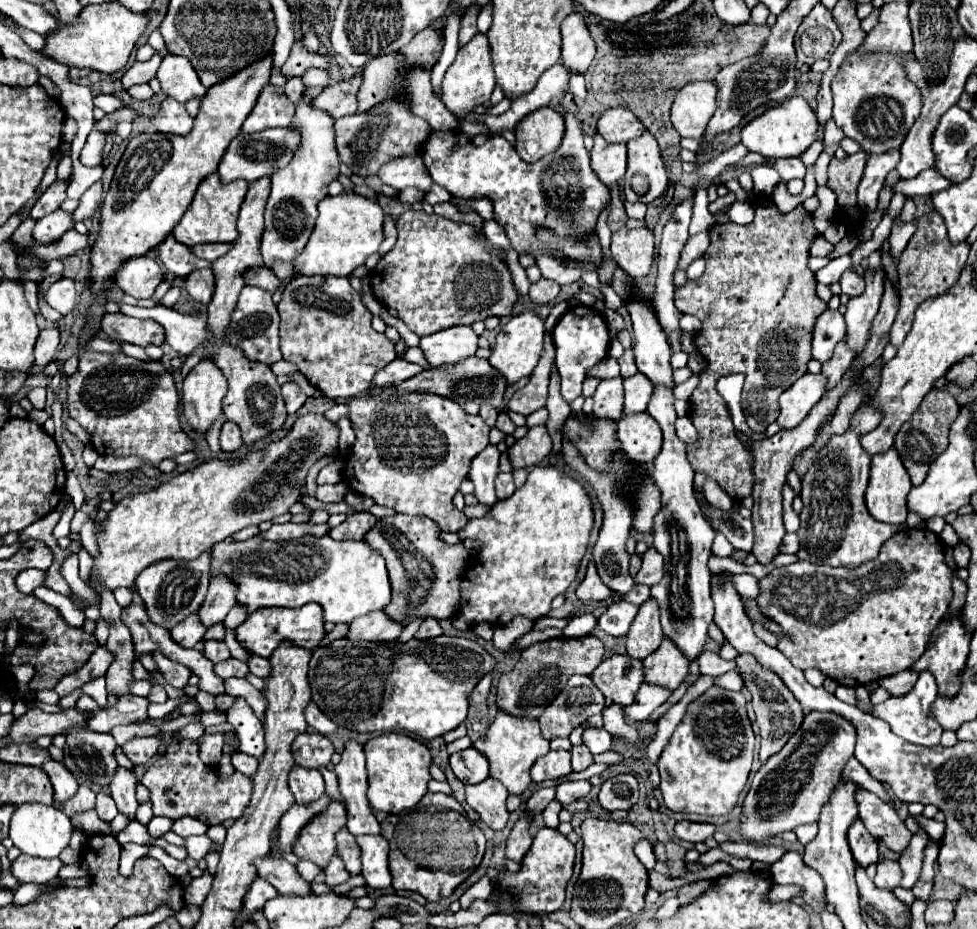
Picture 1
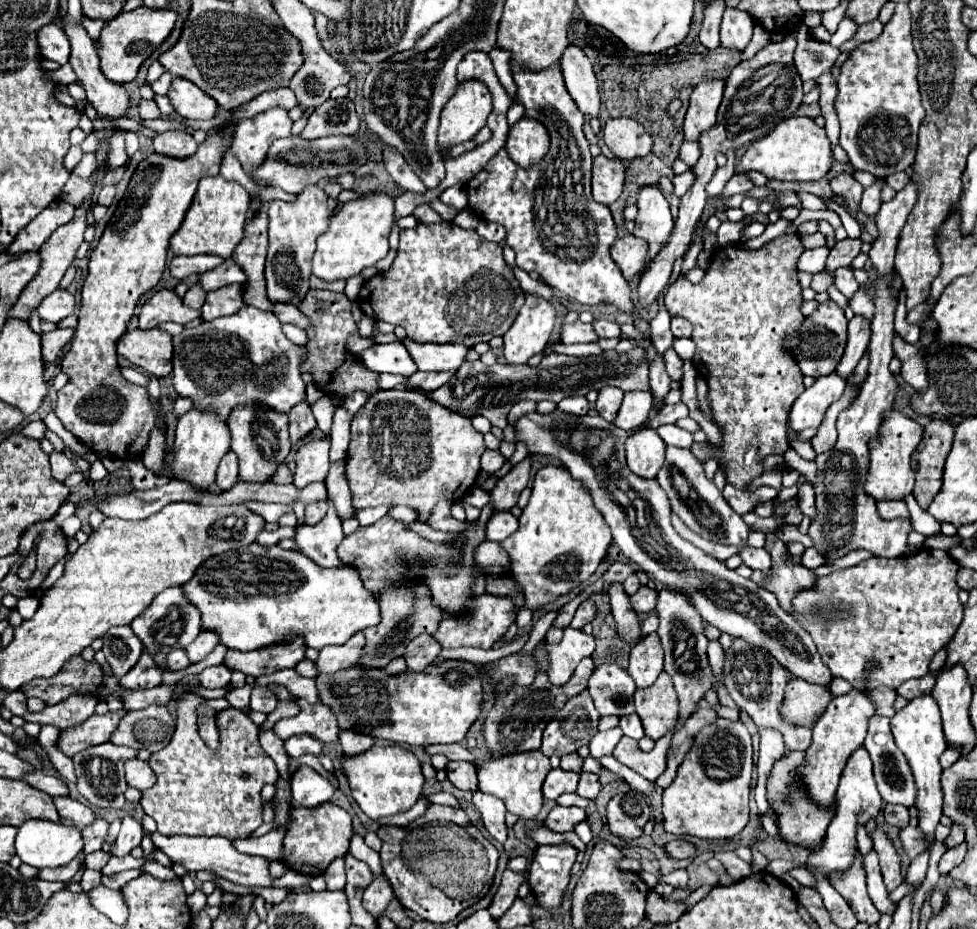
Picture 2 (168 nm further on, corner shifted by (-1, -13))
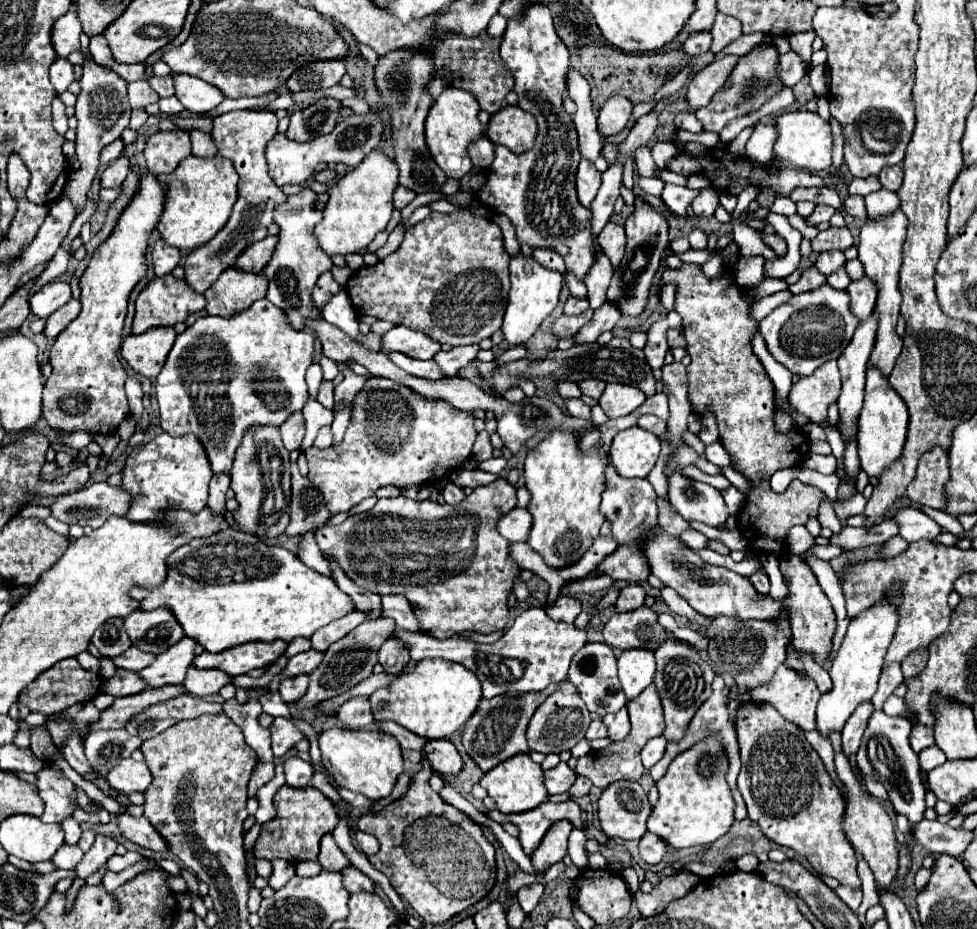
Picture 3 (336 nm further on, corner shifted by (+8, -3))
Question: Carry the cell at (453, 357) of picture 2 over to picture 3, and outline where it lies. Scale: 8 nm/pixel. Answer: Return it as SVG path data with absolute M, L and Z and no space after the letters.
M395 325L391 331L383 333L381 347L385 353L403 353L411 359L433 359L441 351L441 343L425 337L423 333L411 331L405 325Z

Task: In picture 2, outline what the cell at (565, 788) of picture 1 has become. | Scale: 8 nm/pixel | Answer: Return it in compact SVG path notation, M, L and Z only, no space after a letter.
M556 805L556 807L548 813L544 825L546 825L548 829L552 829L552 831L564 833L564 831L572 831L574 825L580 823L580 821L584 821L584 819L586 819L586 811L584 811L584 809L580 809L580 807L562 807L562 805Z

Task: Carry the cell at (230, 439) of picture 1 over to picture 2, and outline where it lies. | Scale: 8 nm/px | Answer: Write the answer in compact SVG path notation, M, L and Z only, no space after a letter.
M230 449L230 451L222 457L222 461L220 461L220 465L218 465L216 483L218 483L218 487L224 491L224 489L230 489L230 487L236 483L236 479L238 479L238 457L236 457L234 451Z

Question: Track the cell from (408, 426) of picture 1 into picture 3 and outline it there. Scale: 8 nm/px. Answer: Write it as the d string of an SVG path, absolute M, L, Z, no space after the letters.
M373 377L353 399L353 417L343 441L335 447L327 449L311 447L309 451L305 451L305 457L309 461L309 481L313 481L313 485L317 485L317 489L323 493L325 505L329 505L329 511L333 515L349 511L363 499L375 495L375 491L383 485L395 485L403 489L415 483L429 483L433 481L435 463L441 463L447 471L453 473L459 461L467 461L471 457L471 449L477 437L473 421L475 421L473 413L455 409L447 401L429 399L395 381Z

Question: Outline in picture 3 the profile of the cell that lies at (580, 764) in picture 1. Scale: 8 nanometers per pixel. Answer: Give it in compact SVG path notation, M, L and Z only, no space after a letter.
M577 777L575 785L569 789L569 793L571 793L571 797L583 797L583 795L589 795L591 787L593 787L593 783L587 777Z

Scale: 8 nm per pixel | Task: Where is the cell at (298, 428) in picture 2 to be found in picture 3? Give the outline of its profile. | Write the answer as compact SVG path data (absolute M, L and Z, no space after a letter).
M293 413L293 417L289 417L289 421L285 421L285 425L281 425L281 439L285 443L285 449L287 451L299 449L303 435L305 435L303 413Z

